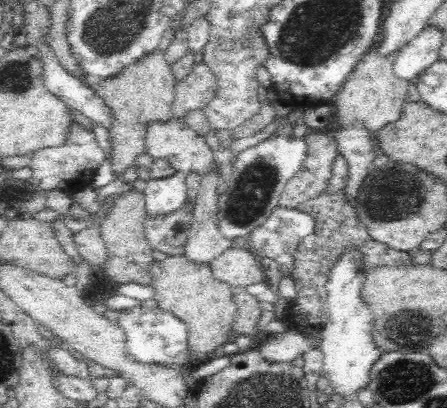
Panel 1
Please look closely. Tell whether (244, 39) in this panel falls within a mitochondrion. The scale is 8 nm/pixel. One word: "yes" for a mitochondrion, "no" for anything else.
yes

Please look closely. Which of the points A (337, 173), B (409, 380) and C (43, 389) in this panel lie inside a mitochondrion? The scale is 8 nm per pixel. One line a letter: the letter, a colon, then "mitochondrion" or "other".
A: other
B: mitochondrion
C: other

